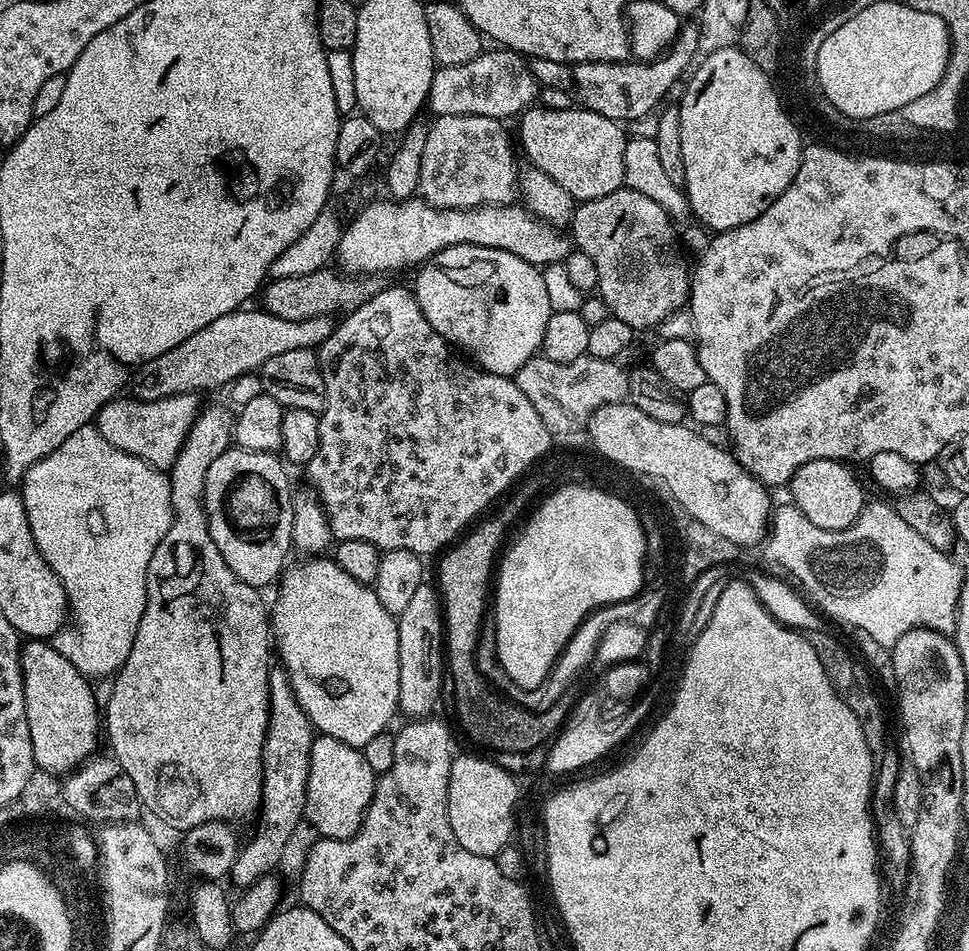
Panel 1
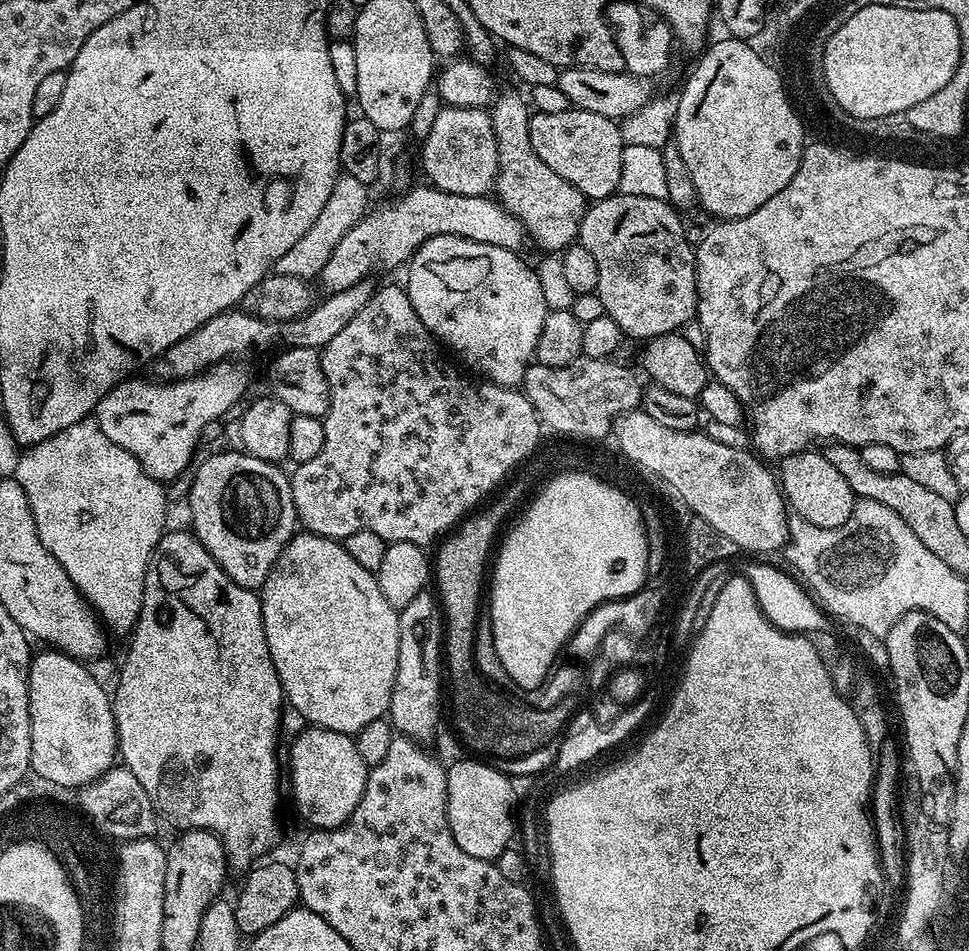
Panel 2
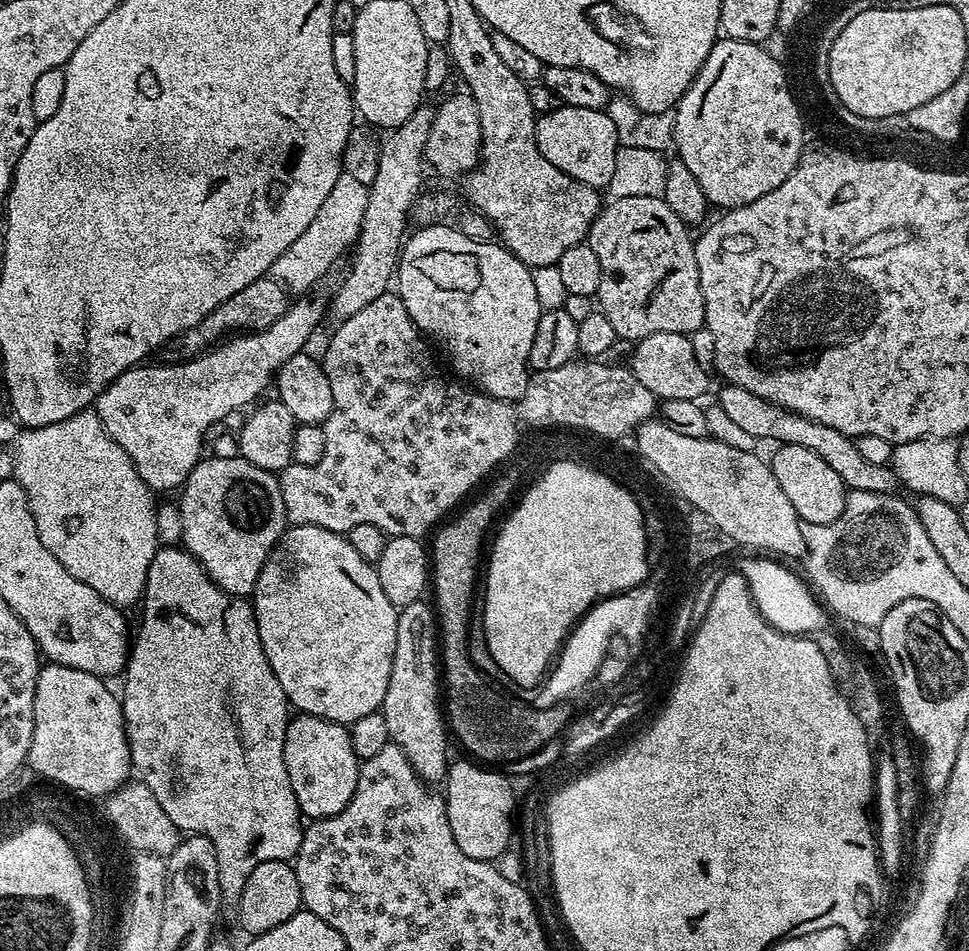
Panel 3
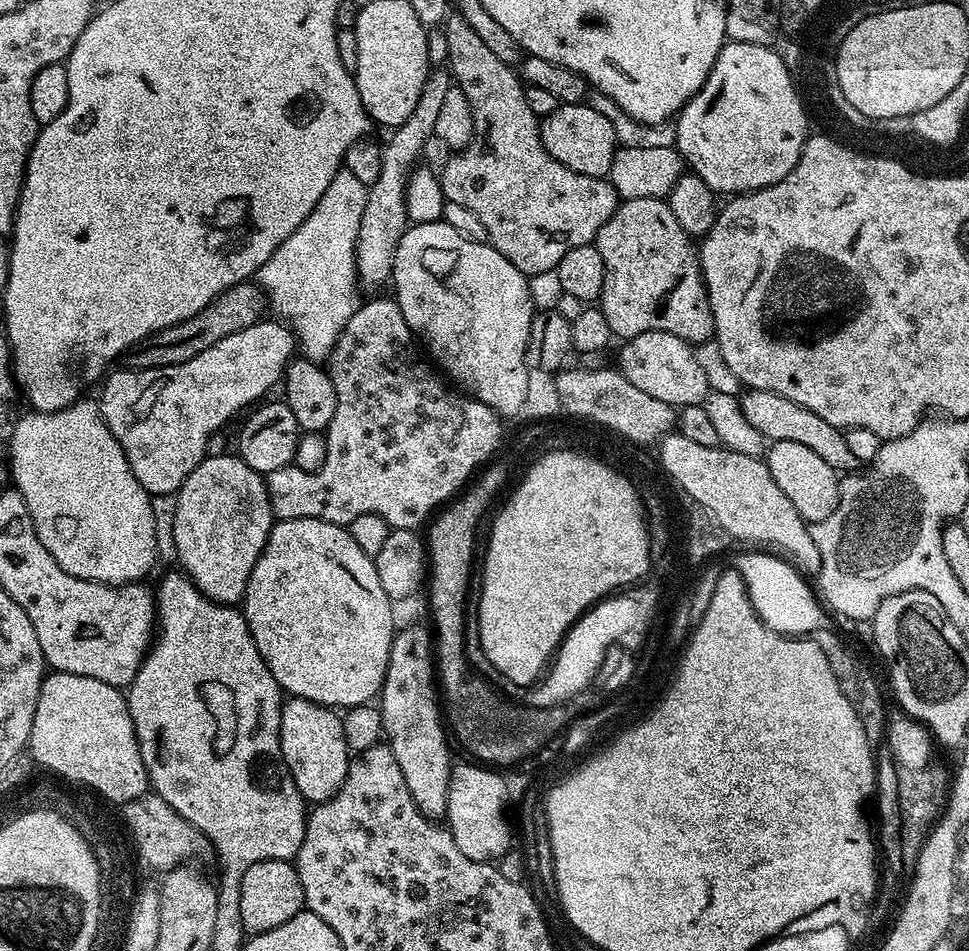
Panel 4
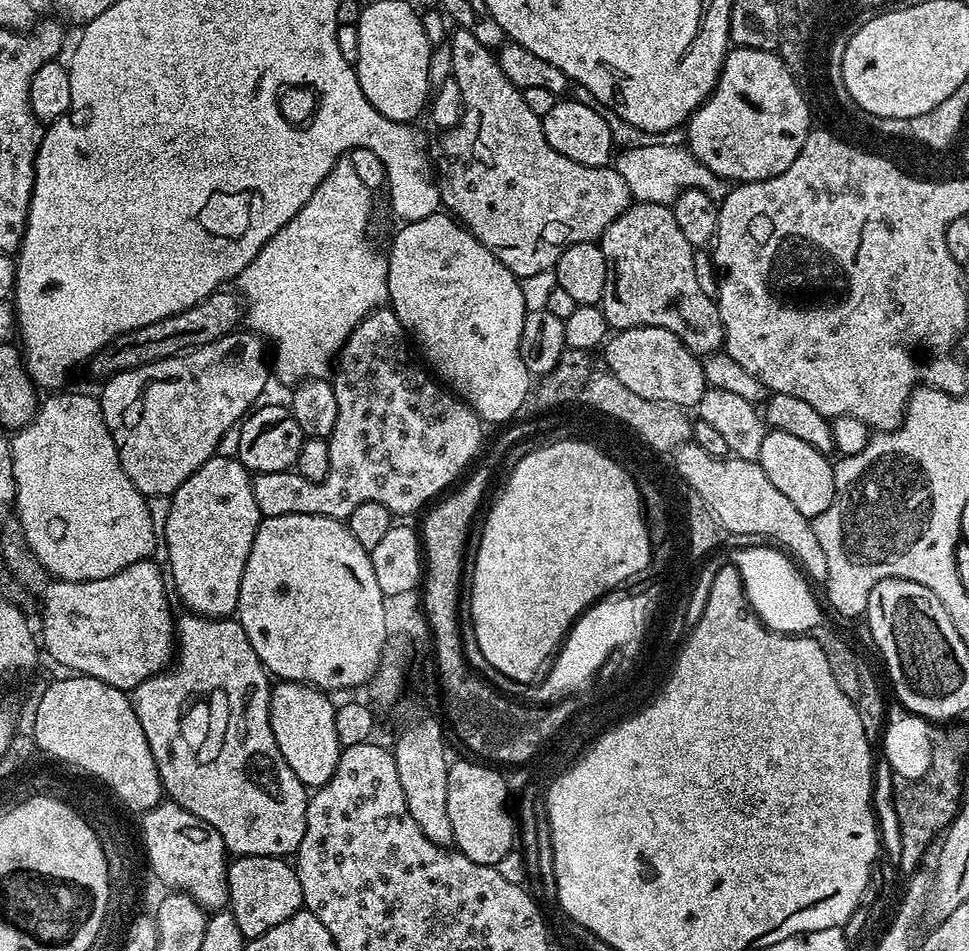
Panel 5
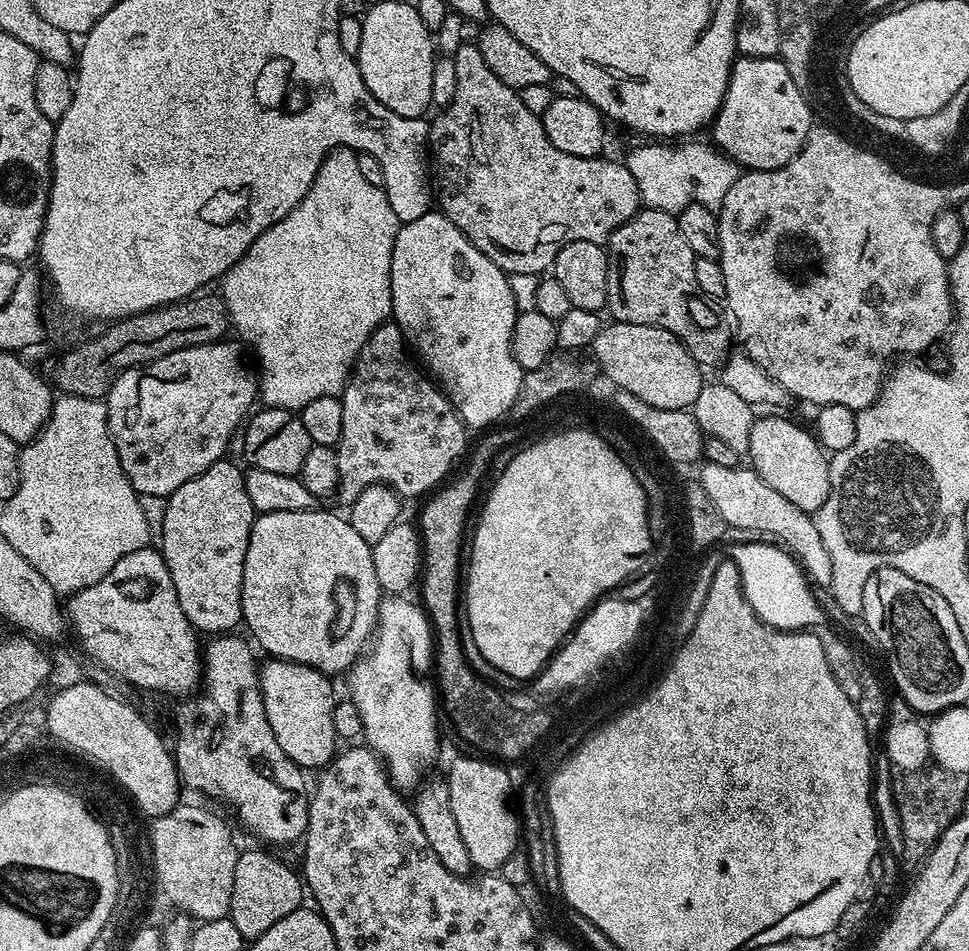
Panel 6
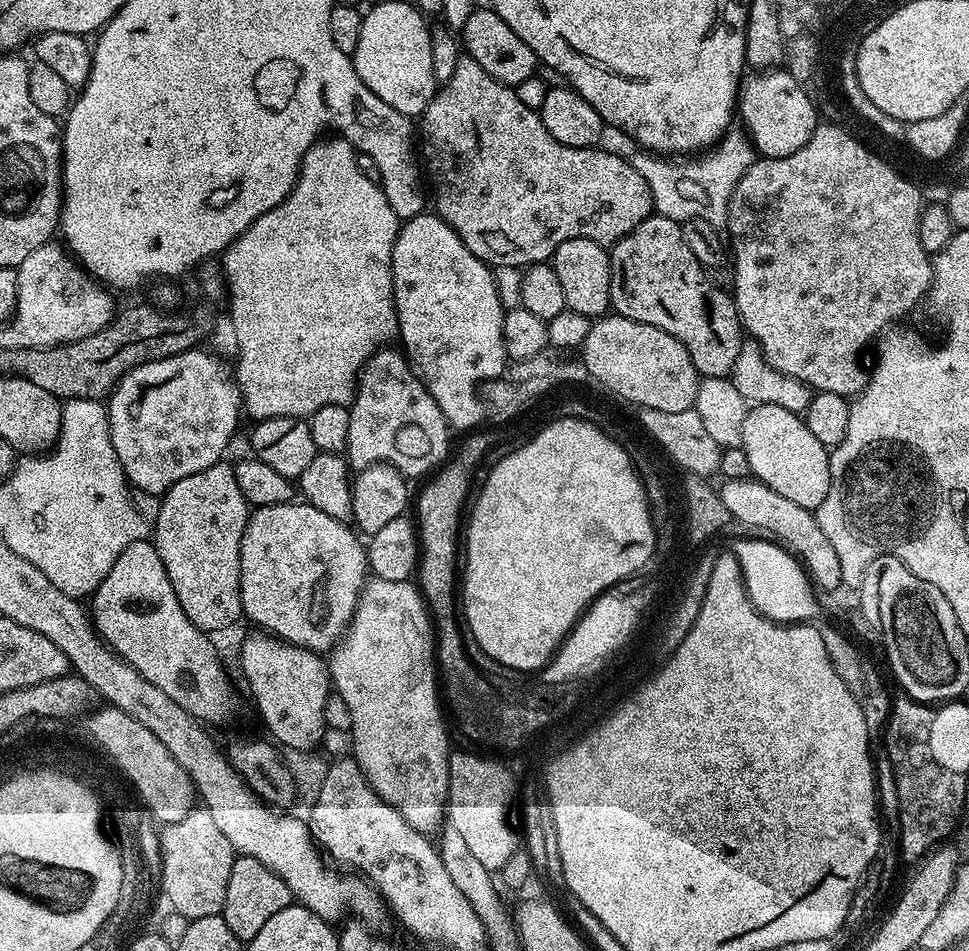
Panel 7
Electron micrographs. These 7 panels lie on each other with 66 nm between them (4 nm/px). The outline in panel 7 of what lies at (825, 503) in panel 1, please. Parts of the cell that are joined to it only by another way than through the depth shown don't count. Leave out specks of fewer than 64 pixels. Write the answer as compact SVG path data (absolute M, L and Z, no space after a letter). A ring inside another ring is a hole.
M757 404L748 408L746 418L742 422L742 447L746 454L746 458L750 462L751 475L755 479L760 480L766 486L770 486L770 490L774 490L774 494L782 494L782 498L790 498L790 502L798 502L798 506L803 508L811 508L815 510L818 506L822 506L822 502L826 502L826 494L830 494L830 455L829 449L822 446L822 442L818 442L818 438L814 438L814 434L810 434L810 430L804 425L803 419L797 413L783 409L782 406Z

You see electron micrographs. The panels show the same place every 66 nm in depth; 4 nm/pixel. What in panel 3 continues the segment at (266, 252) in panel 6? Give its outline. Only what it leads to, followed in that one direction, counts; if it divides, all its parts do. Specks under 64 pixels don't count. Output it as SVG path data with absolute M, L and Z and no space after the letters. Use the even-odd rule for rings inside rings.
M347 178L334 182L330 194L326 194L326 202L322 202L318 214L314 214L314 222L306 226L302 238L297 238L294 246L274 262L271 275L278 283L284 285L292 294L304 294L315 289L320 280L336 264L336 259L344 251L351 249L360 237L362 218L366 215L368 192L358 190L357 185Z

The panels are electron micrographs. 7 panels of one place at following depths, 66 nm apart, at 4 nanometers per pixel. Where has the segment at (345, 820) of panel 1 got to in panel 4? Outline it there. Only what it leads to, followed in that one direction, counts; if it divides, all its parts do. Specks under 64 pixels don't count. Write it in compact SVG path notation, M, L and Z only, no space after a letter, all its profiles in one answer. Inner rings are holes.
M309 700L283 701L280 719L280 749L284 765L309 805L326 802L342 786L348 773L350 751L343 737L344 721L333 709Z

